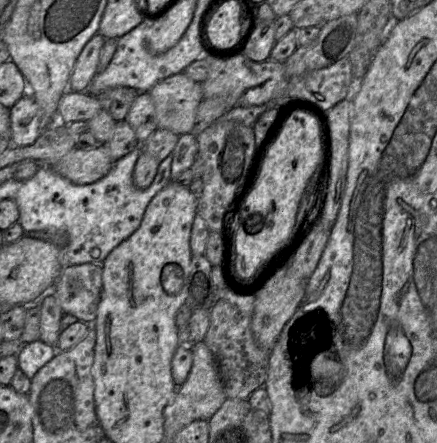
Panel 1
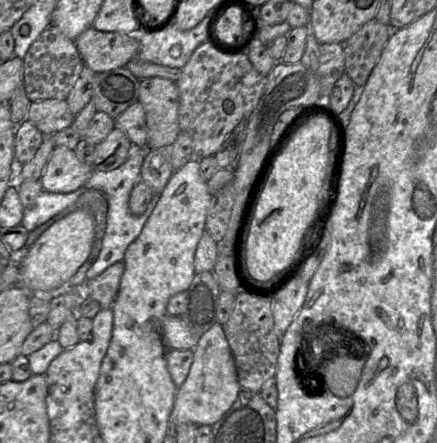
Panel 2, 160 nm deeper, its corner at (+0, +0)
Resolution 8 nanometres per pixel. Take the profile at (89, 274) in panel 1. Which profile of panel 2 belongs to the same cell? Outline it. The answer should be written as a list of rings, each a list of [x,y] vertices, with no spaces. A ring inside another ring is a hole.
[[[119,261],[108,267],[96,278],[85,282],[86,290],[90,297],[100,304],[101,309],[108,309],[113,306],[119,291],[124,269],[124,262]]]

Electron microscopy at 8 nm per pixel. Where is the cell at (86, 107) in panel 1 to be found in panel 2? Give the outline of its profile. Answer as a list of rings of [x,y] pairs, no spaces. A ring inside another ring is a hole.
[[[47,99],[32,102],[27,114],[42,134],[55,134],[74,122],[75,115],[71,112],[66,100]]]

